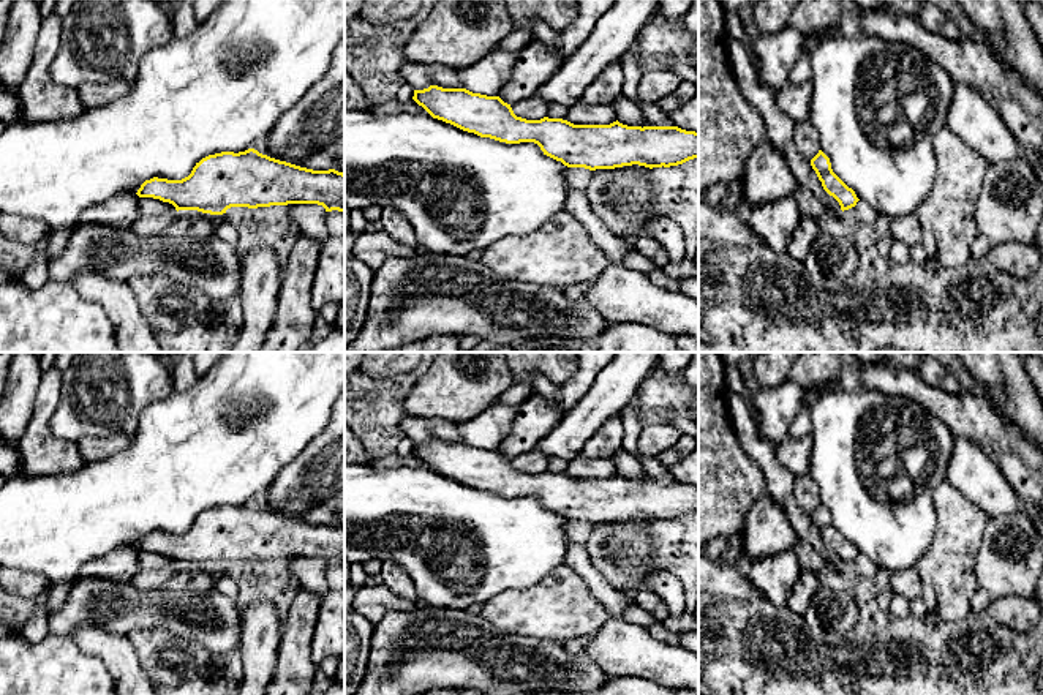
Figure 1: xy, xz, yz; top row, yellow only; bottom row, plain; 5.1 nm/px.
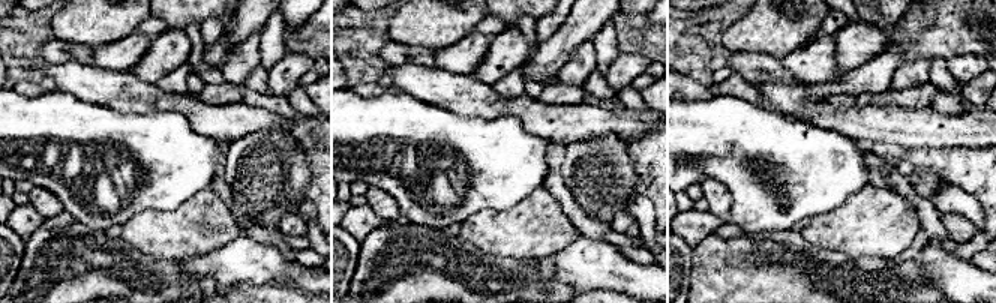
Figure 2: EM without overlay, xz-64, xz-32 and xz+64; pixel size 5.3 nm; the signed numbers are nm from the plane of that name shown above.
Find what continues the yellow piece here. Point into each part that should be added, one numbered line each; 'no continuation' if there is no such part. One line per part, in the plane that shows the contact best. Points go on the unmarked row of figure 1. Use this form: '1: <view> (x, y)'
no continuation

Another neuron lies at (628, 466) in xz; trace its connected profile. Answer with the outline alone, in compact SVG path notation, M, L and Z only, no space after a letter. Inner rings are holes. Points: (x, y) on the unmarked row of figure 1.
M621 449L612 460L619 477L642 482L648 480L642 461L627 450Z

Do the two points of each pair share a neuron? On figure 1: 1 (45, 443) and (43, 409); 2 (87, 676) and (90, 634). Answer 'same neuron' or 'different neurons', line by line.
1: same neuron
2: different neurons

